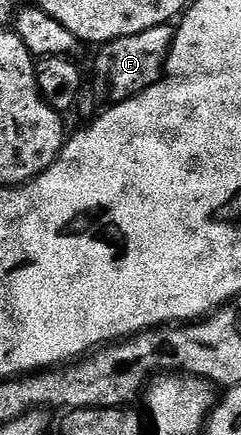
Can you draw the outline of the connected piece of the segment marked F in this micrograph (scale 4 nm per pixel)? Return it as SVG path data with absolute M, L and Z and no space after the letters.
M162 23L153 29L145 29L145 33L102 44L95 55L95 83L103 87L103 95L108 99L106 102L111 105L123 103L158 81L163 75L174 39L175 27Z

